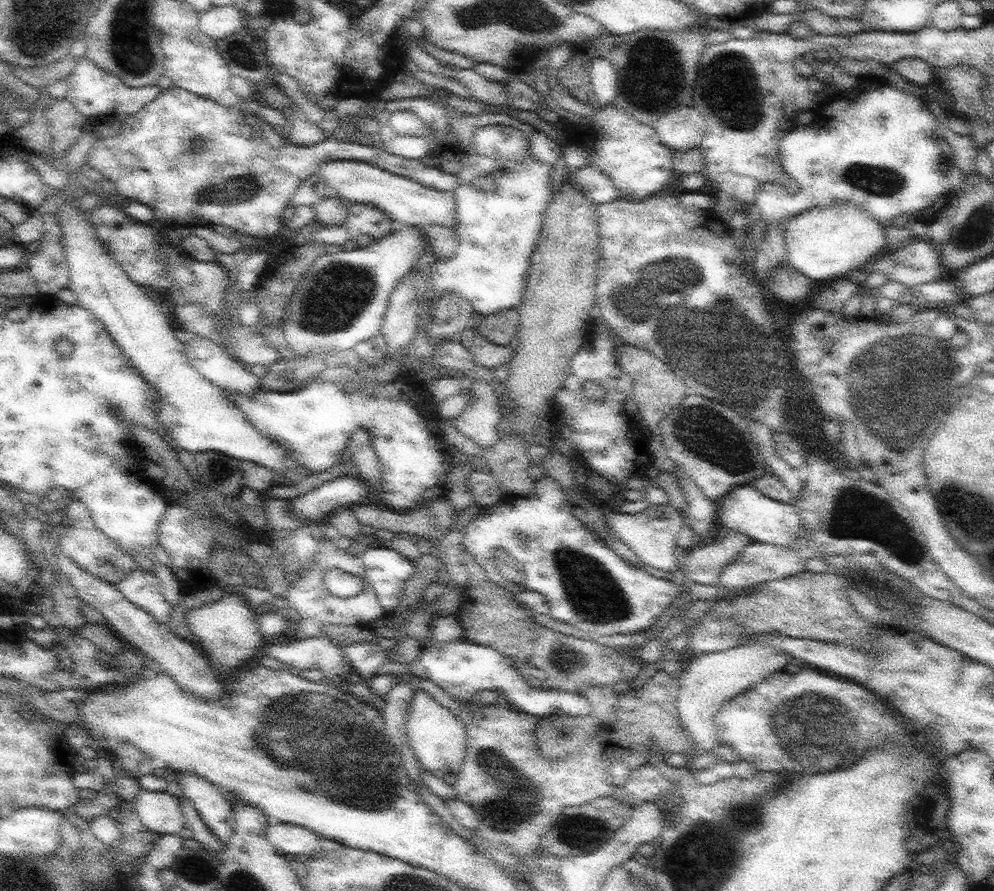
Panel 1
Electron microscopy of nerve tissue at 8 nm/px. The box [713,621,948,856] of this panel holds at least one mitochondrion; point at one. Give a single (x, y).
(813, 730)

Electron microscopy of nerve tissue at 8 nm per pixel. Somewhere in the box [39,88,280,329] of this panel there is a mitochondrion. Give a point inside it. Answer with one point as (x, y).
(241, 188)

